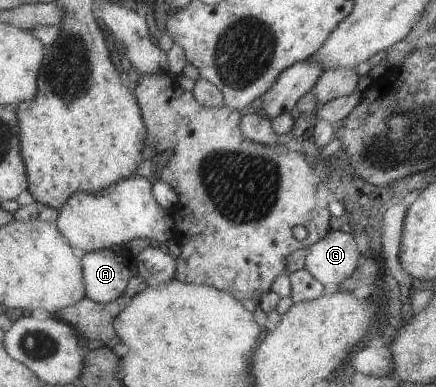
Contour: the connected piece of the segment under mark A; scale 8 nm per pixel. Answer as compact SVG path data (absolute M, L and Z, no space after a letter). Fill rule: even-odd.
M125 245L80 255L85 297L95 302L114 301L125 290L128 280L140 273L135 256Z

